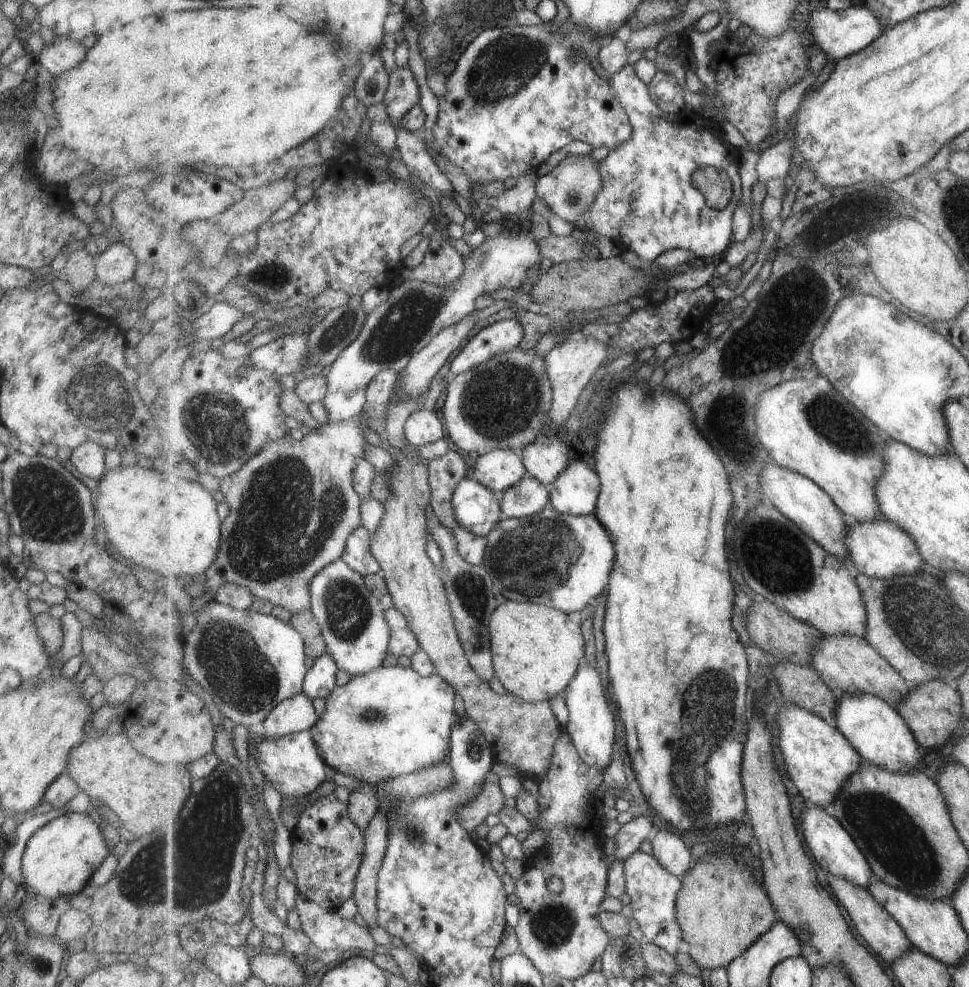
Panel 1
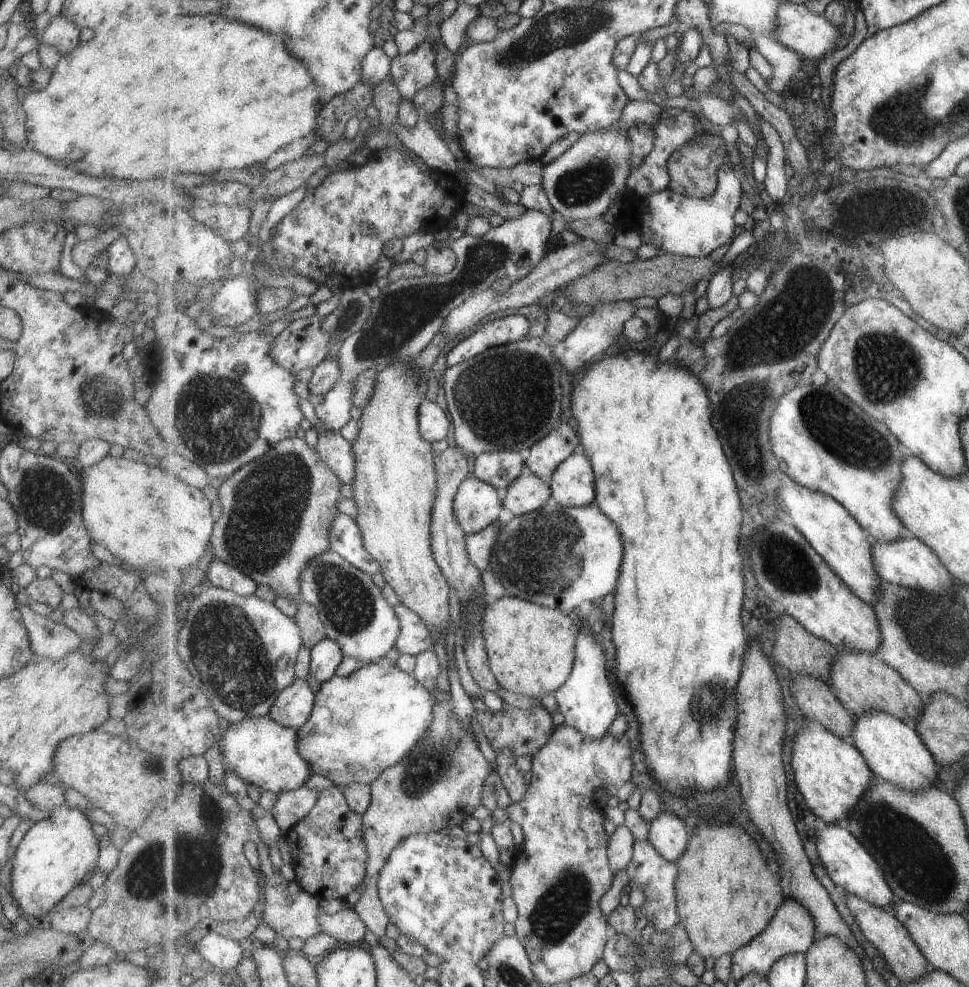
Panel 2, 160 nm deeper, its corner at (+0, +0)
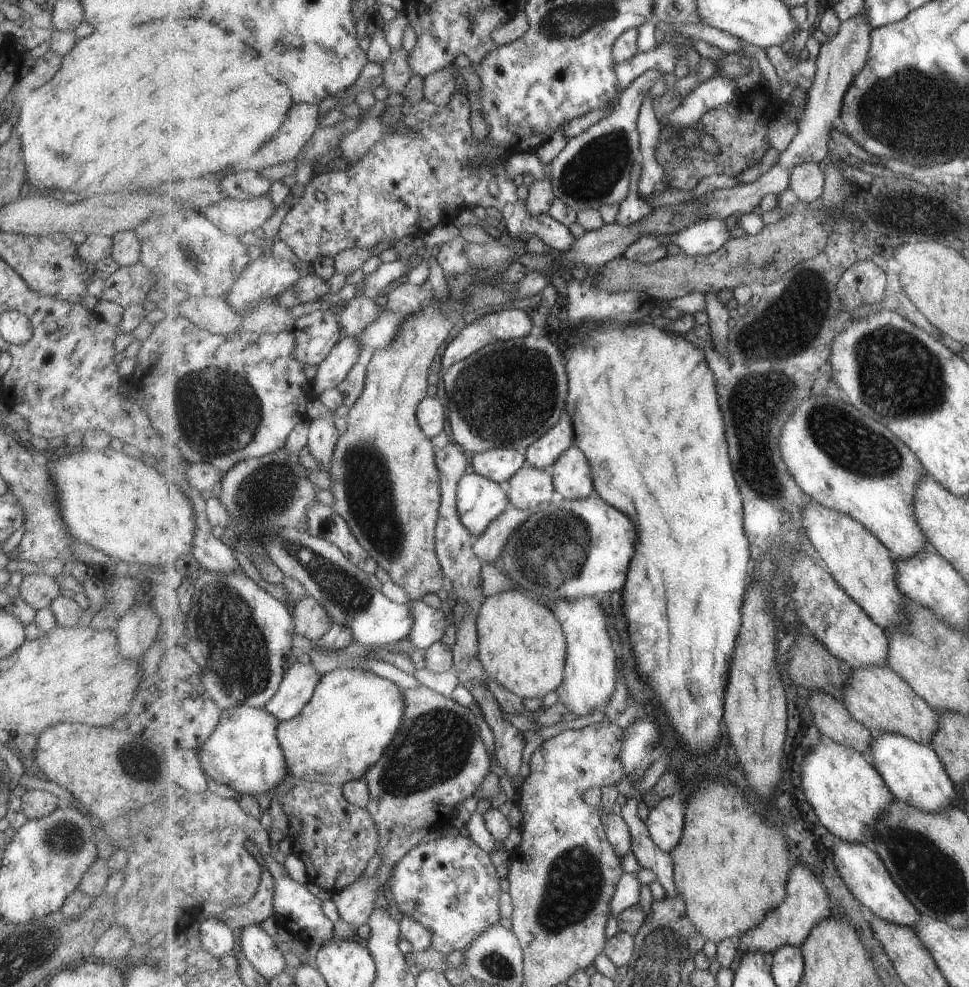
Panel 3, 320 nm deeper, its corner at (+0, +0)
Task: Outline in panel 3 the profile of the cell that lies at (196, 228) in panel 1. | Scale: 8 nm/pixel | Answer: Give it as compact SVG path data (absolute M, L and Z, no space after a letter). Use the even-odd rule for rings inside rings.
M270 195L249 200L225 197L203 214L225 232L241 236L245 232L265 232L267 220L275 214L277 206Z

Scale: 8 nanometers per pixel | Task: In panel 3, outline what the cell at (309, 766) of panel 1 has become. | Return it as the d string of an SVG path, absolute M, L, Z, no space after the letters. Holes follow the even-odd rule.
M241 703L232 709L222 711L215 732L197 749L205 774L240 794L269 795L288 775L288 758L277 736L279 725L280 720L265 707L252 707Z

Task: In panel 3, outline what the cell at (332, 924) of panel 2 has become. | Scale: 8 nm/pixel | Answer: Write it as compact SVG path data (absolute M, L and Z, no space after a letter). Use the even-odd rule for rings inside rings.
M376 874L371 877L363 875L351 886L333 894L333 902L337 906L339 917L355 929L368 924L376 908L379 889L380 882Z

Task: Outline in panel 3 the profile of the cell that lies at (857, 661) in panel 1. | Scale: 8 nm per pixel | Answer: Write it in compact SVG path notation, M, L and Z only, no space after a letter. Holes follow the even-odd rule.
M871 666L853 671L852 679L848 682L844 692L845 704L850 713L874 733L893 733L912 738L918 743L932 746L933 737L941 728L941 712L934 709L900 674L889 667Z

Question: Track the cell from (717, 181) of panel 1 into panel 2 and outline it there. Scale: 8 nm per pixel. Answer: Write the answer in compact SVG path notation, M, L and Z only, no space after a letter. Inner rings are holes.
M701 129L689 142L678 148L668 162L668 171L671 177L669 188L688 197L698 199L712 197L718 187L718 172L725 164L730 164L729 152L725 148L726 142L719 135L709 133Z

